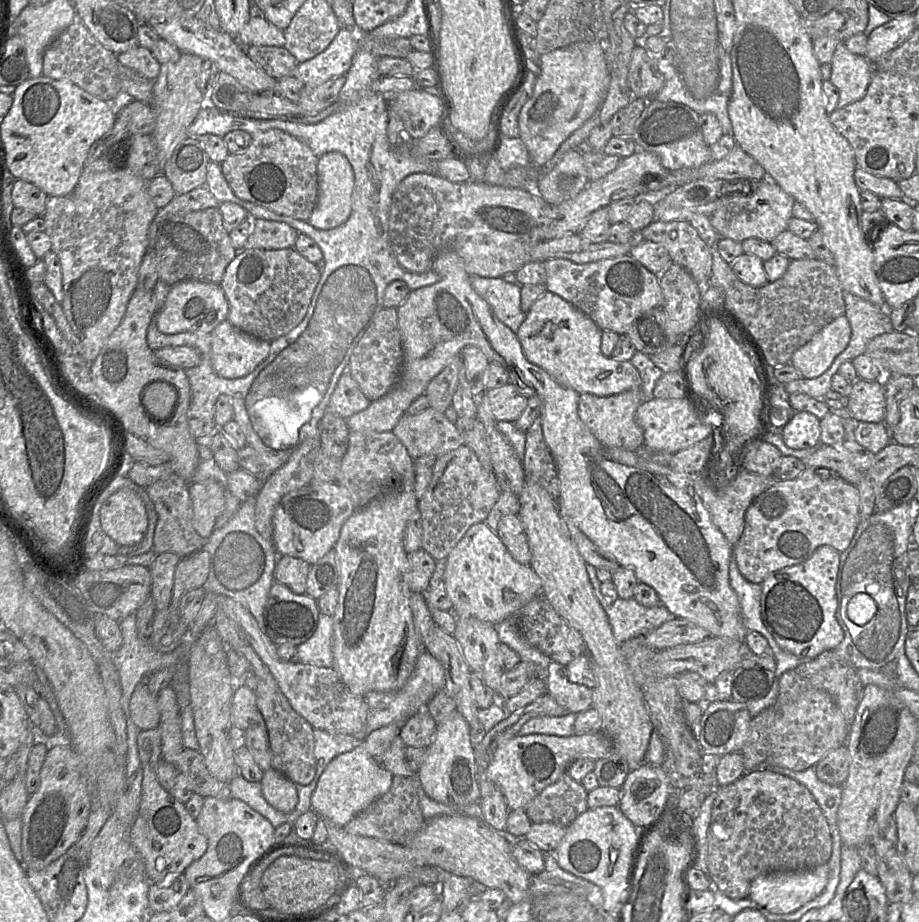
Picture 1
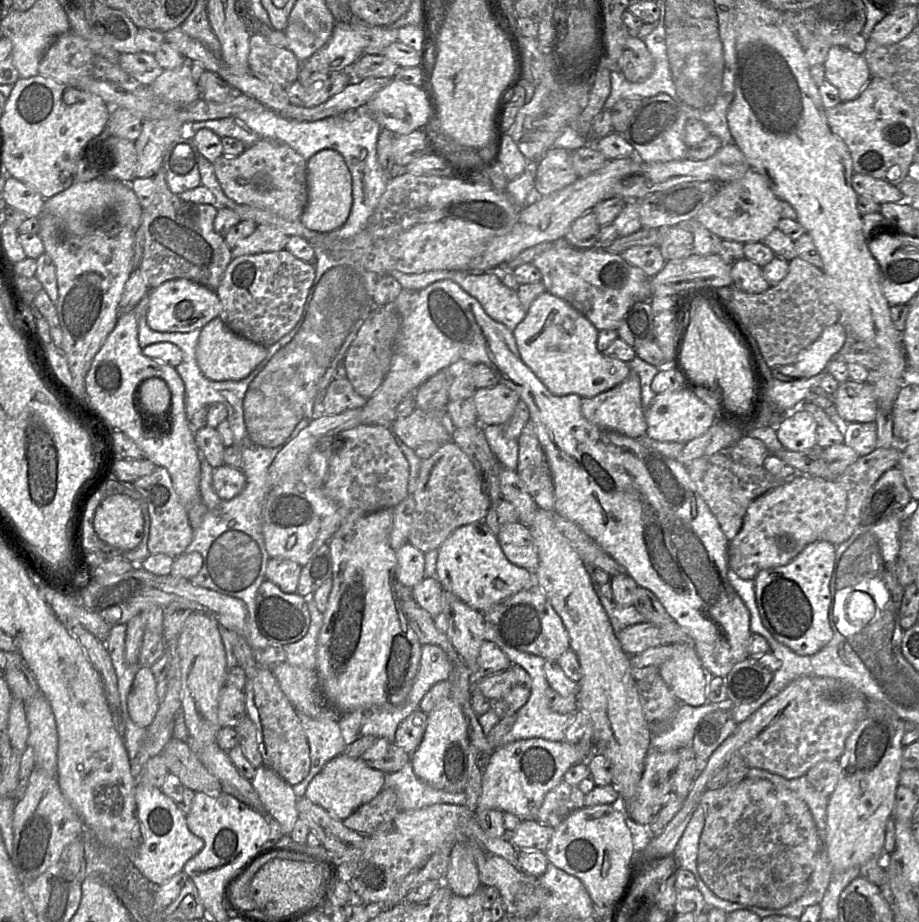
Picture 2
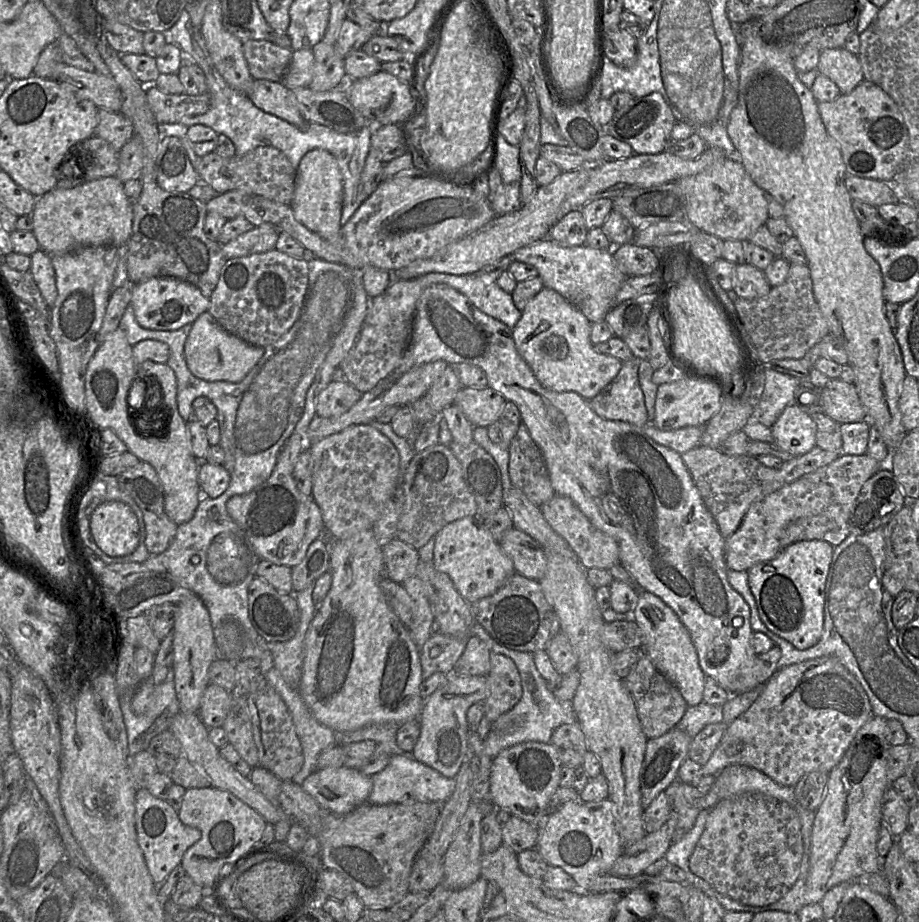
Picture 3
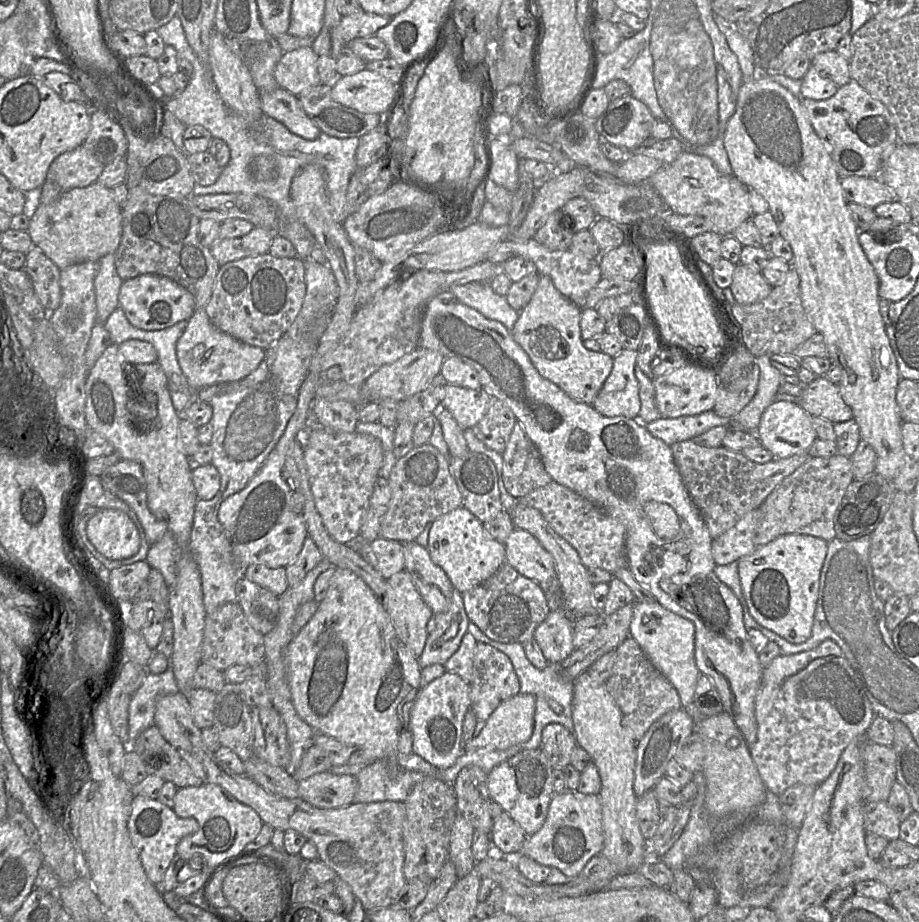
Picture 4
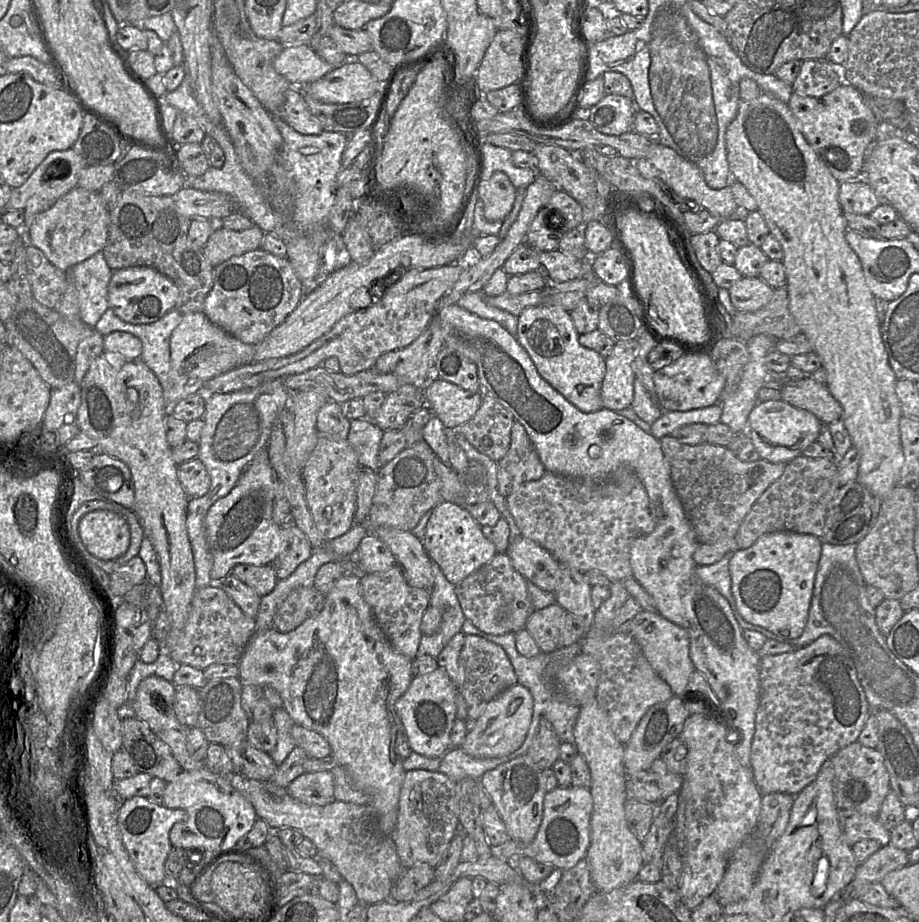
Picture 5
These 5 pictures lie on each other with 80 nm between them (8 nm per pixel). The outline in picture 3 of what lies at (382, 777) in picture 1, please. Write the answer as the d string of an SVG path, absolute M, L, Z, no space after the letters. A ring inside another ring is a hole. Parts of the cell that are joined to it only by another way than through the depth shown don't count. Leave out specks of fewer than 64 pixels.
M326 767L311 773L301 787L326 810L345 815L367 803L372 780L355 768Z

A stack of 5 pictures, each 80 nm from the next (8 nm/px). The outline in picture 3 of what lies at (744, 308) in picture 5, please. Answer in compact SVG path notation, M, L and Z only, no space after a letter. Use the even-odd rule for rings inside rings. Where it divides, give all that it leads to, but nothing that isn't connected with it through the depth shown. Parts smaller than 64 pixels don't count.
M746 262L736 266L733 290L738 298L755 300L767 295L770 289L762 270Z

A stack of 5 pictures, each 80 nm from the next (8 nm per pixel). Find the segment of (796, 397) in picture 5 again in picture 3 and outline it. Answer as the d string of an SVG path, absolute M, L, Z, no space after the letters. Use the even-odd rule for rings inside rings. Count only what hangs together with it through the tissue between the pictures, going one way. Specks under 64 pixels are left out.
M830 379L821 391L821 408L838 424L867 421L866 411L854 384Z

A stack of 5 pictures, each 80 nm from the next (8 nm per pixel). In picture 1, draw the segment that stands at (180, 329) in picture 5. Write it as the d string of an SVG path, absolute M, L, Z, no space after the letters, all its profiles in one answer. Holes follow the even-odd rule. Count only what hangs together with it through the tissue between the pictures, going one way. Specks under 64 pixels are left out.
M227 320L221 322L211 334L212 366L223 378L243 378L269 356L270 342L239 330Z

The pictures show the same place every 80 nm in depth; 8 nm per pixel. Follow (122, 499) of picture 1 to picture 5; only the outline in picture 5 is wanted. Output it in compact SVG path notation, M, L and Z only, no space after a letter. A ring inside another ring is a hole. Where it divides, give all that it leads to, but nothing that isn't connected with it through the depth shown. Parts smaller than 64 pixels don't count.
M95 510L85 514L79 521L78 532L86 550L104 561L118 559L130 544L127 521L108 510Z

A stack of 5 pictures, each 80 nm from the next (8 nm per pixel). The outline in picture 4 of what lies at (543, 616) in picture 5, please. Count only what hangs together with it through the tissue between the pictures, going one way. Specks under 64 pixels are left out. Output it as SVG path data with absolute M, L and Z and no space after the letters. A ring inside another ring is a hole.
M563 608L550 611L536 628L534 639L549 663L562 663L575 649L570 614Z

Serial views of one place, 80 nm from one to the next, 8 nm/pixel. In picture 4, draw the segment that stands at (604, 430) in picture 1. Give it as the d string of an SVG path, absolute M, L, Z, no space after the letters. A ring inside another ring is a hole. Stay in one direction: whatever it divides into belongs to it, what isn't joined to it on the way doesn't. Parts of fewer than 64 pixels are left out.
M623 349L613 358L613 367L592 406L606 417L639 416L641 403L639 386L635 377L637 351Z

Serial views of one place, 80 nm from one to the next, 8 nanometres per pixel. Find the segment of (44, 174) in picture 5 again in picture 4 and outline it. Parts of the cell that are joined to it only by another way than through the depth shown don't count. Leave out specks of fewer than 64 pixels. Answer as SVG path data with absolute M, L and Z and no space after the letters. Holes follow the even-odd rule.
M83 145L59 155L50 165L46 181L39 191L25 193L23 213L31 219L34 210L40 204L53 203L65 191L96 182L104 166Z

